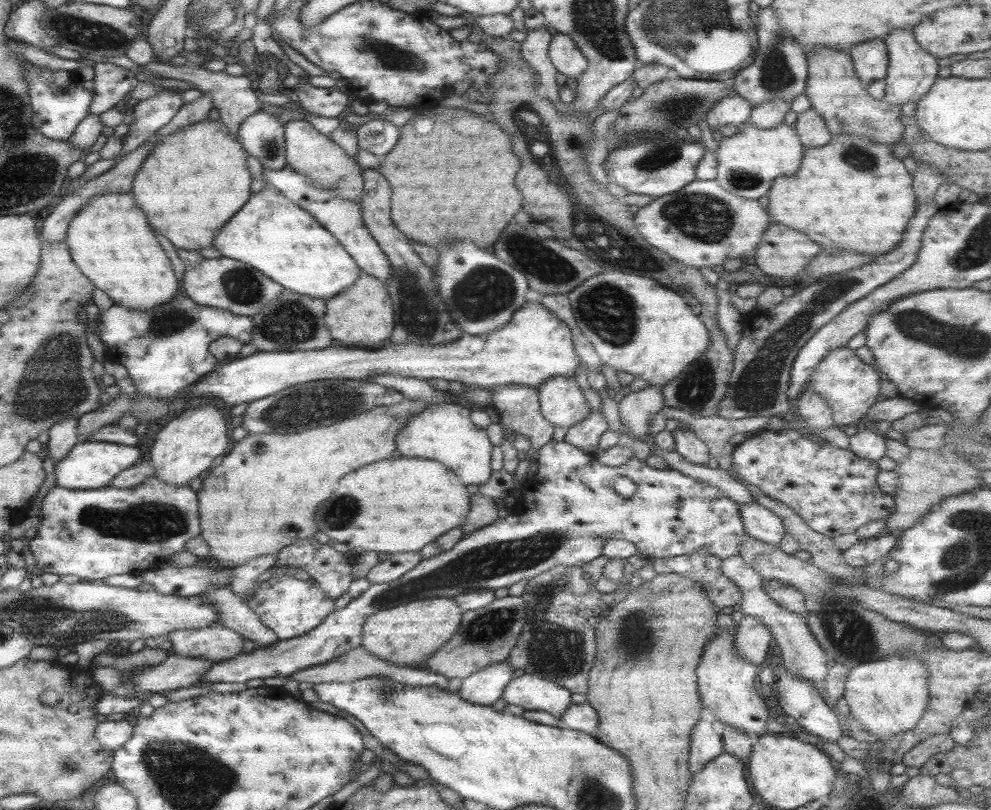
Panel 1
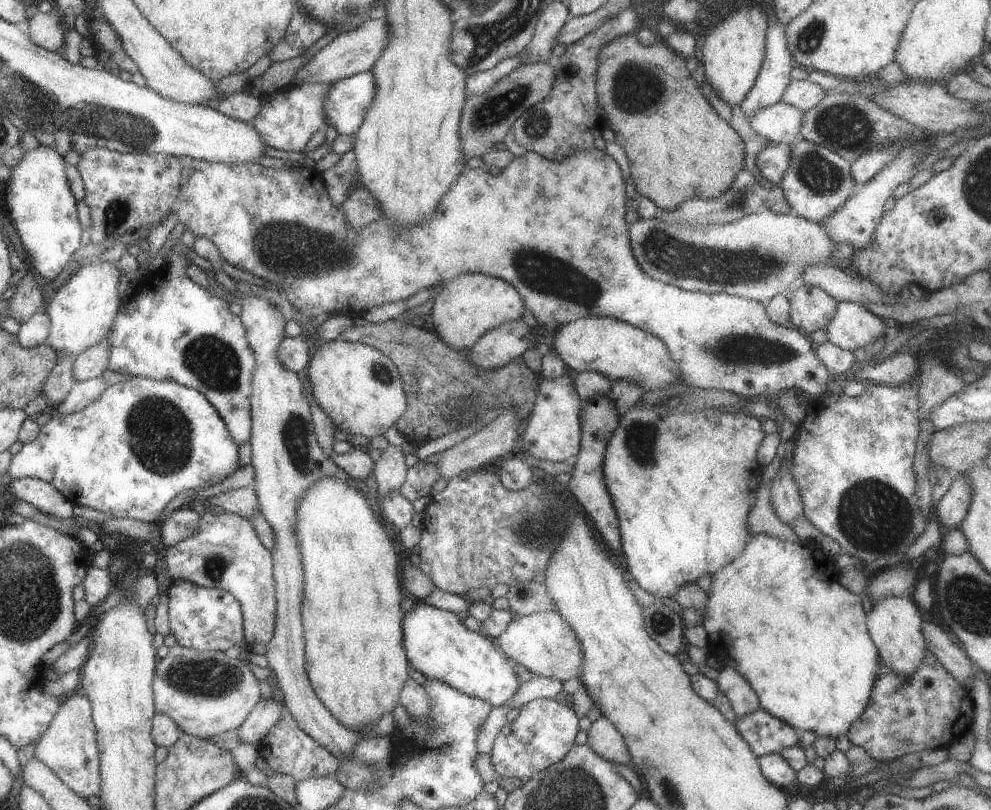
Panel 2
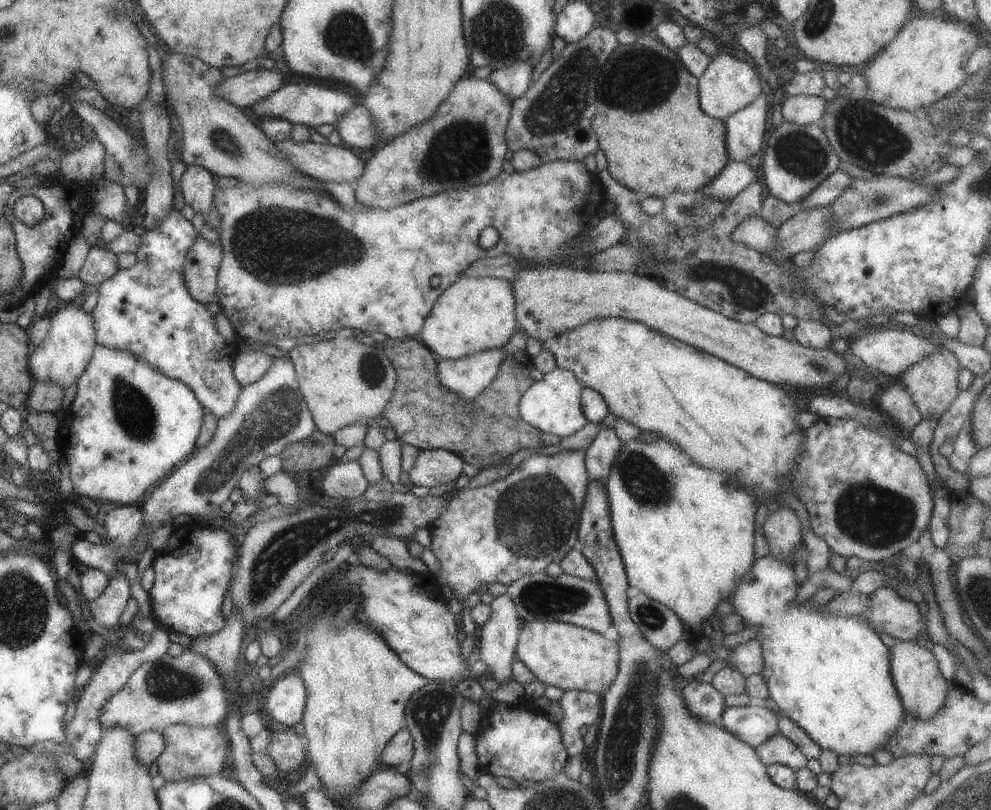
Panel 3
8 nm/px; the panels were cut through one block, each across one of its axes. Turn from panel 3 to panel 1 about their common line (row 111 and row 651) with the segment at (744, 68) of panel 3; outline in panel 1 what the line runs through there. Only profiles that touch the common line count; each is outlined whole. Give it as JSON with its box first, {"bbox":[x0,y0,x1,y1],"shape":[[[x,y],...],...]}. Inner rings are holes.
{"bbox":[695,629,772,739],"shape":[[[720,629],[707,641],[695,669],[697,693],[701,708],[707,709],[714,718],[725,725],[737,727],[755,739],[772,731],[768,726],[769,717],[765,701],[759,697],[759,690],[753,686],[755,676],[759,671],[757,666],[746,662],[733,647],[733,635],[727,630]]]}

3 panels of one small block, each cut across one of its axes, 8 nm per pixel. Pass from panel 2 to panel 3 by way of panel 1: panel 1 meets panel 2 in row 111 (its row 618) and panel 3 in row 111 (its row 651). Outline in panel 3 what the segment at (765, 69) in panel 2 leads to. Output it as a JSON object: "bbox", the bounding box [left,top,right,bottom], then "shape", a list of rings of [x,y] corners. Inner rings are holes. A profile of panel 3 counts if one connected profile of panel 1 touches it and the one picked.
{"bbox":[725,93,767,161],"shape":[[[760,93],[750,104],[731,114],[725,121],[725,145],[728,161],[747,161],[755,155],[765,137],[765,117],[767,116],[767,100]]]}

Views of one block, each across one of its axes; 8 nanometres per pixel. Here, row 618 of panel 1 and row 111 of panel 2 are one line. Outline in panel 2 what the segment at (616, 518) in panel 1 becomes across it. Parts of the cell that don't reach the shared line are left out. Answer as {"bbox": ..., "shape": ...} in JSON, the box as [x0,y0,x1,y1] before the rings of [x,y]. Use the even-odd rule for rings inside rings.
{"bbox":[323,71,374,135],"shape":[[[369,71],[335,81],[323,99],[325,126],[332,126],[339,135],[352,135],[373,95],[374,80]]]}

